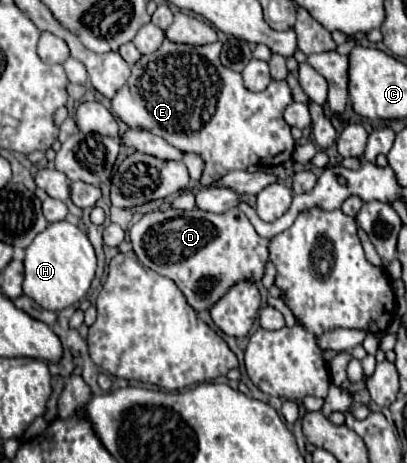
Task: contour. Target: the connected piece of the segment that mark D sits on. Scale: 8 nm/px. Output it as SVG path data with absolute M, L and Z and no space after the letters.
M231 208L225 214L211 214L203 210L169 210L169 212L149 212L145 214L137 224L133 224L131 232L131 242L133 242L133 252L145 264L147 268L171 278L185 294L187 302L197 310L209 310L235 282L239 280L249 280L249 282L259 282L265 270L265 264L269 260L269 240L261 238L255 228L251 226L249 218L239 210Z

